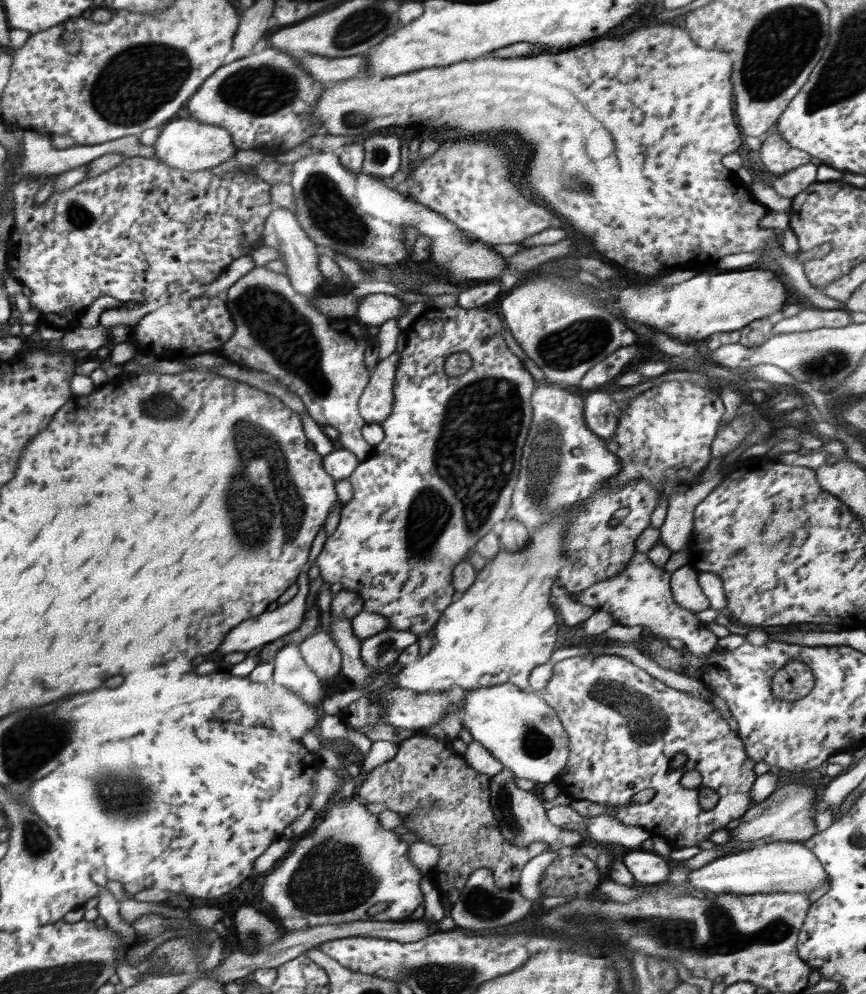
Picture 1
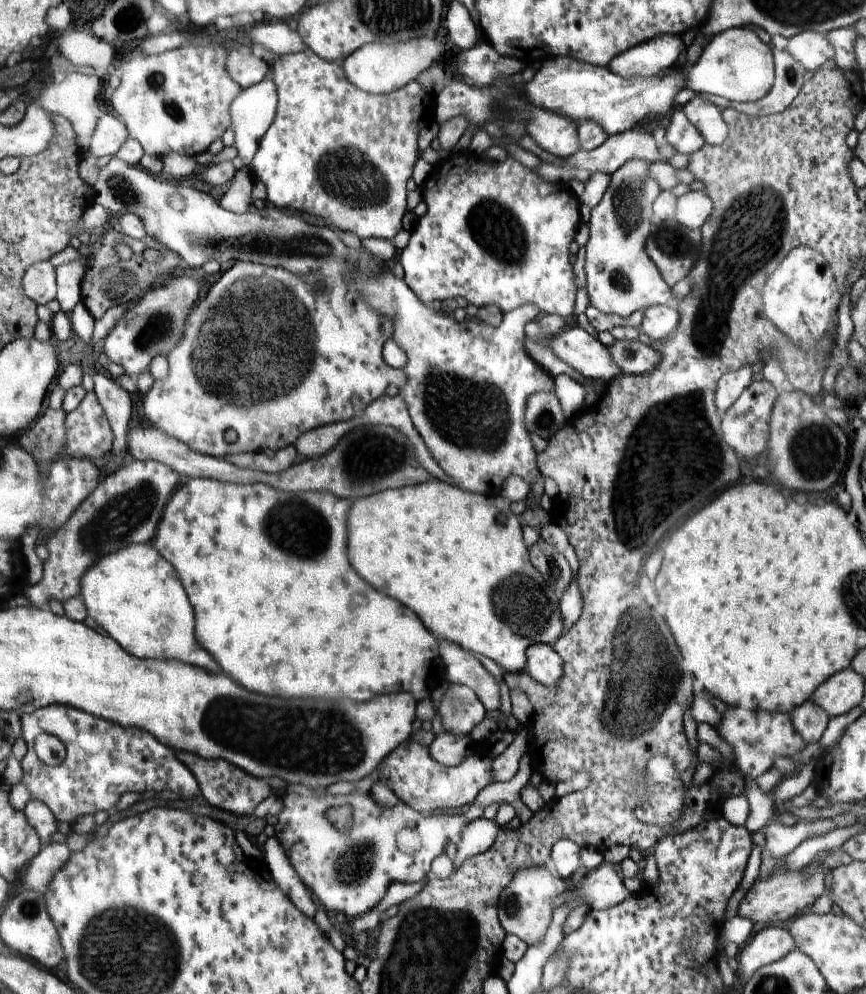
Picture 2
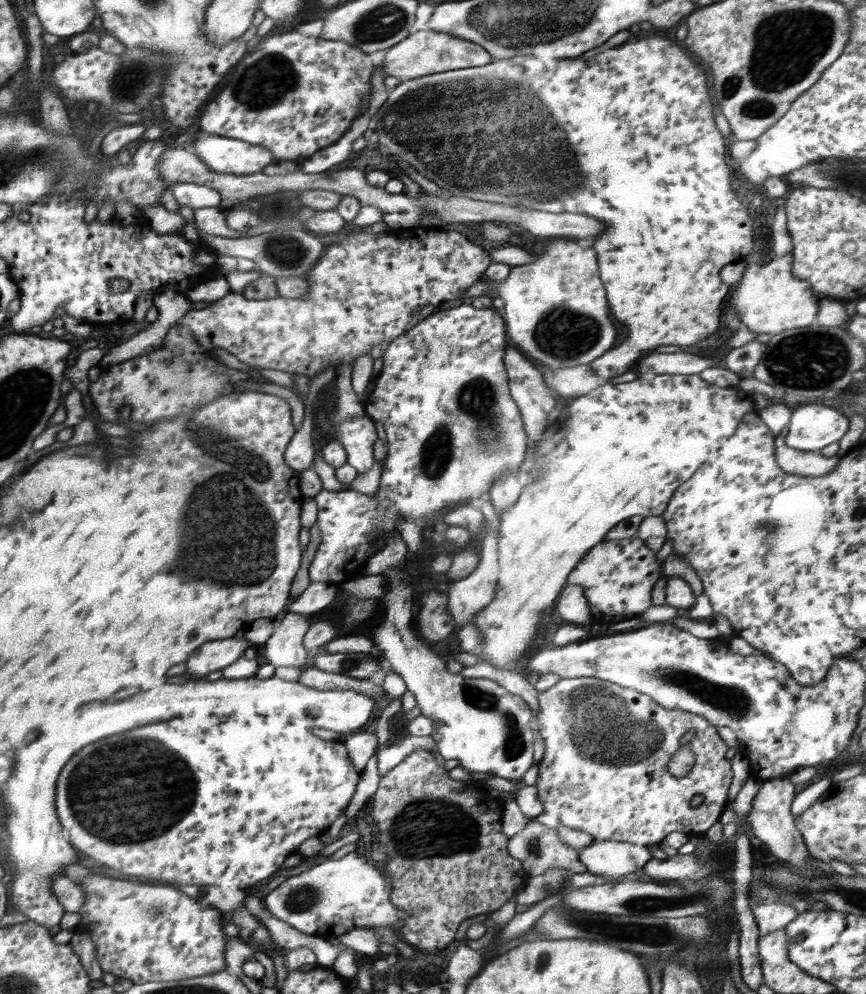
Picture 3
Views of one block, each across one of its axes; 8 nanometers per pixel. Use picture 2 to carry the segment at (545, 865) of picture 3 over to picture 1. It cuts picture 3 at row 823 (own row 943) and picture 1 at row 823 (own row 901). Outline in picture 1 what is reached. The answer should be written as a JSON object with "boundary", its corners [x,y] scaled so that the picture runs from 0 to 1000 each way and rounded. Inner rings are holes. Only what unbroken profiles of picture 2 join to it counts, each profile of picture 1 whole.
{"boundary":[[[581,772],[580,776],[566,782],[566,813],[570,823],[575,827],[580,841],[596,851],[607,851],[619,846],[628,846],[640,856],[647,855],[649,851],[659,851],[665,853],[676,848],[677,841],[673,841],[667,835],[649,834],[644,832],[632,822],[630,813],[628,813],[627,803],[613,796],[599,793],[594,785],[596,780],[589,774]]]}

